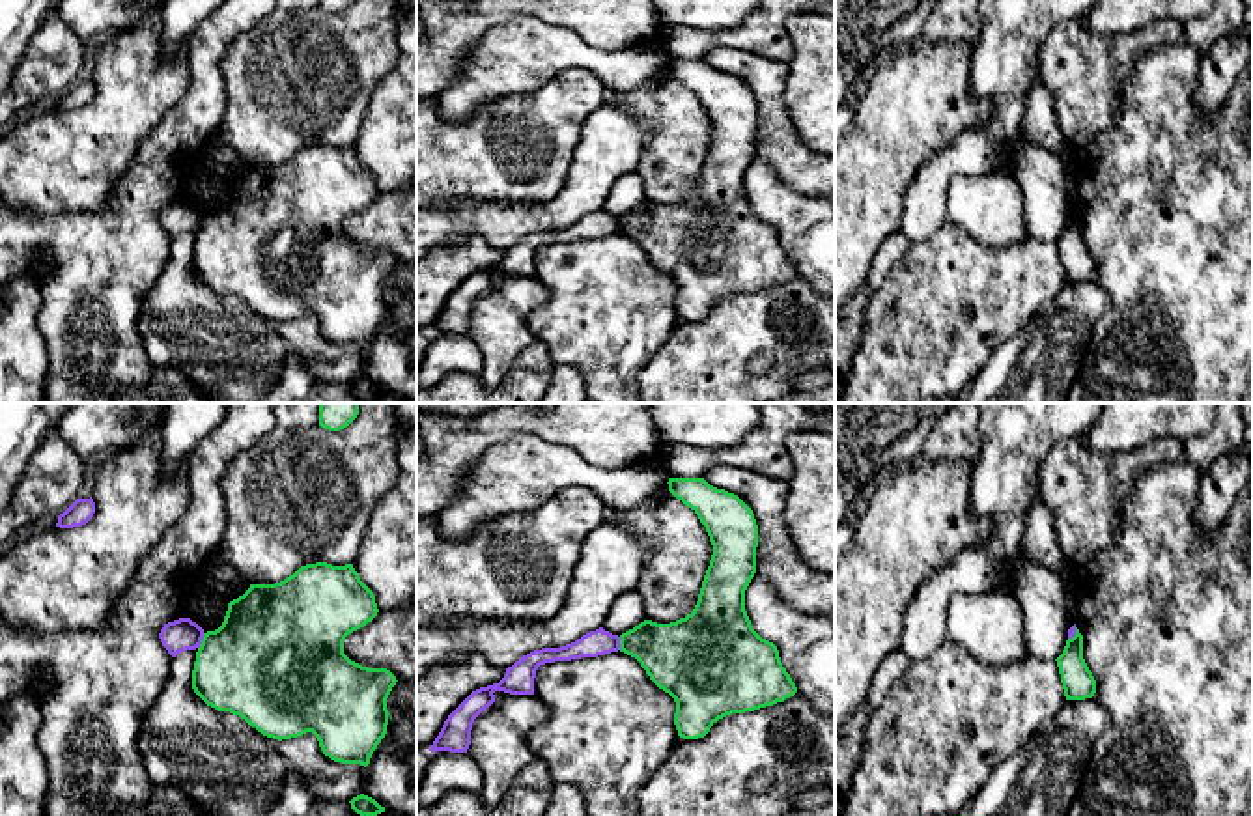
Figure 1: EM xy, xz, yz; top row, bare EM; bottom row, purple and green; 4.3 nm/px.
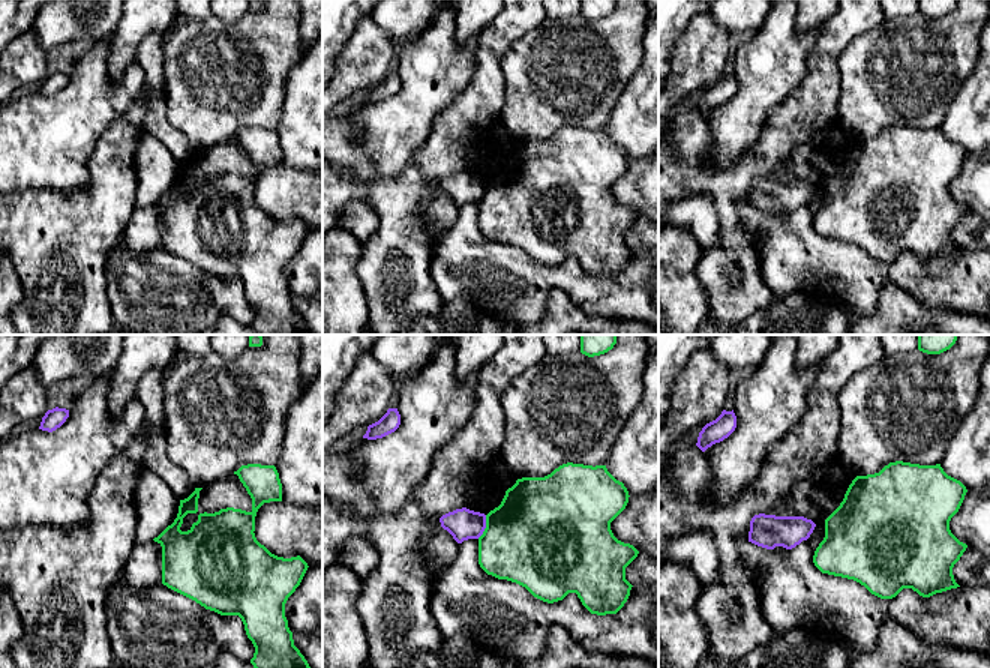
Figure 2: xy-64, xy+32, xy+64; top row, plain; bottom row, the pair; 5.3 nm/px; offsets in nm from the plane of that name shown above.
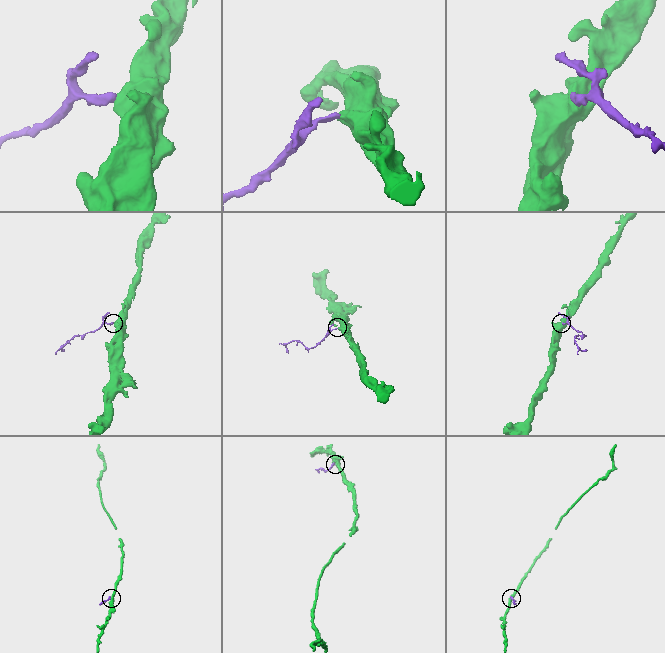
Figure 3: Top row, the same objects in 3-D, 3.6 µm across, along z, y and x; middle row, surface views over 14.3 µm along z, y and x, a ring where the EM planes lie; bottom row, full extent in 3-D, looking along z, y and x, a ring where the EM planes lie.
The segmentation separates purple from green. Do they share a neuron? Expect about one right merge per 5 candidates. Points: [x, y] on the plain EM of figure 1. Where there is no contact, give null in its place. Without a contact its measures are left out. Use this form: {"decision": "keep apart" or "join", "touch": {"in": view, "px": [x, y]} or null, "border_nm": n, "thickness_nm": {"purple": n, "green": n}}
{"decision": "keep apart", "touch": {"in": "xy", "px": [200, 223]}, "border_nm": 80, "thickness_nm": {"purple": 140, "green": 440}}

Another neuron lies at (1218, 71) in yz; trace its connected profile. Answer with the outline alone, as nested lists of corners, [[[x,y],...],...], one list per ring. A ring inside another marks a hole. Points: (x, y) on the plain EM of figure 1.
[[[1253,0],[1246,2],[1244,24],[1218,41],[1199,62],[1195,103],[1203,114],[1214,114],[1253,60]]]

